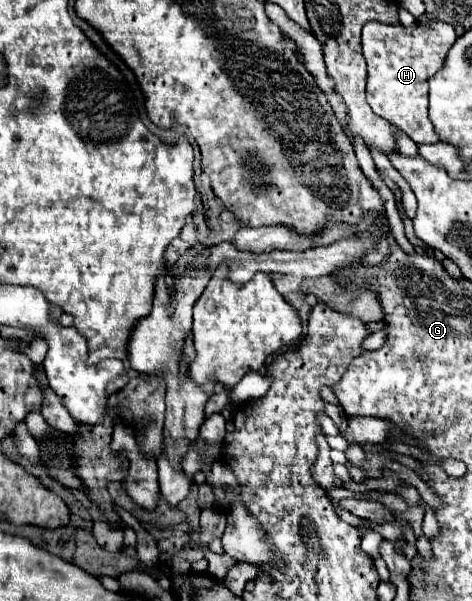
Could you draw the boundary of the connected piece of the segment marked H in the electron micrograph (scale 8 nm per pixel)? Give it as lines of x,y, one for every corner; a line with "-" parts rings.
371,20
363,26
363,56
367,60
367,102
373,112
387,122
395,124
403,132
407,132
417,144
435,144
439,142
439,134
435,132
429,116
427,116
427,80
443,68
449,48
455,44
455,30
451,24
443,20
427,20
415,22
405,28
401,24
383,24

